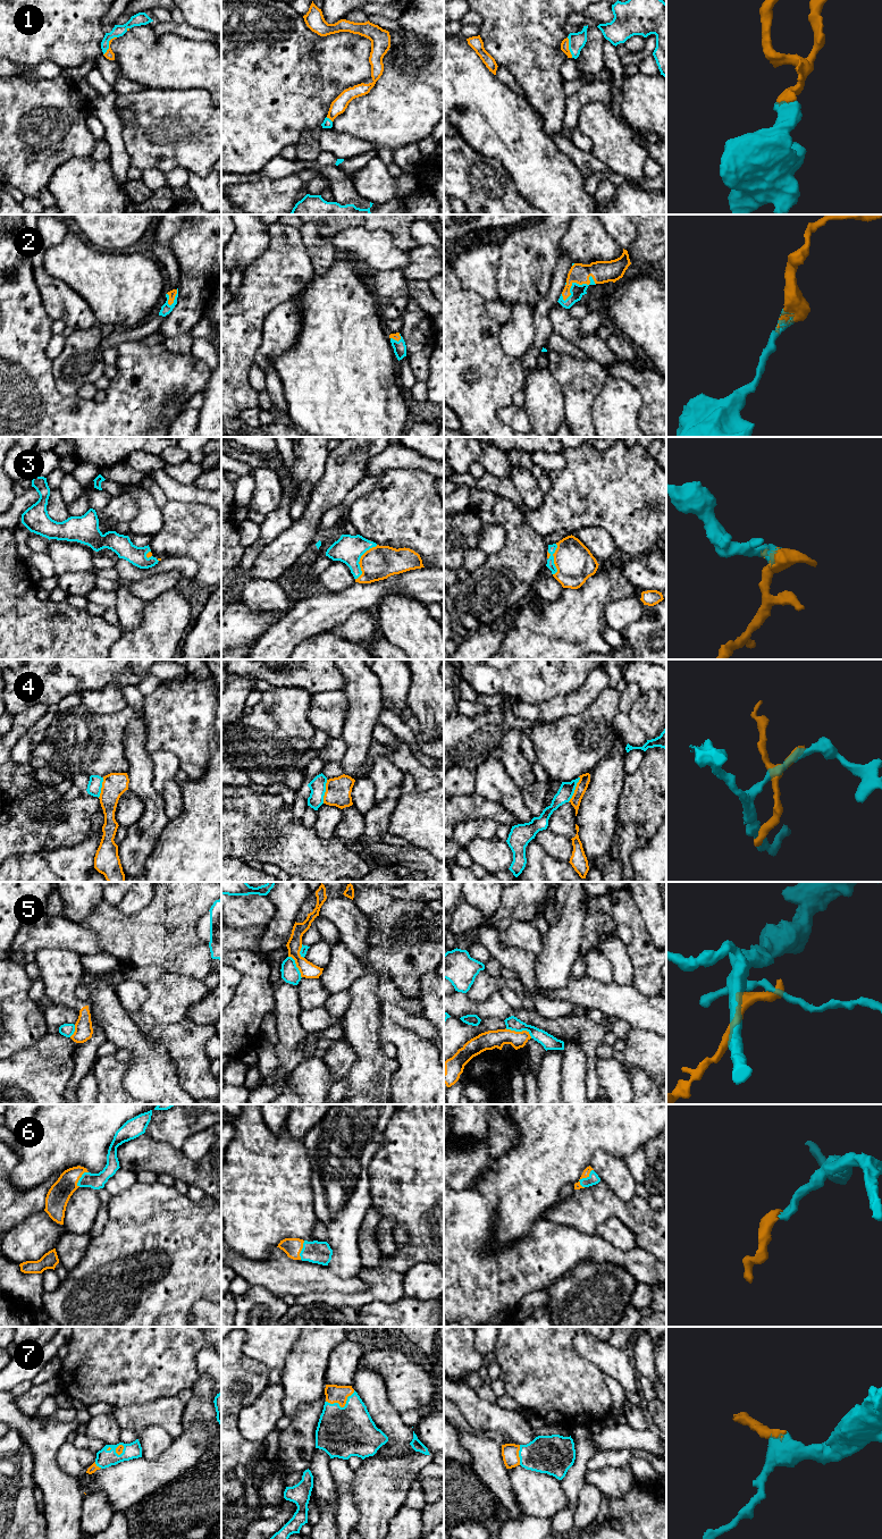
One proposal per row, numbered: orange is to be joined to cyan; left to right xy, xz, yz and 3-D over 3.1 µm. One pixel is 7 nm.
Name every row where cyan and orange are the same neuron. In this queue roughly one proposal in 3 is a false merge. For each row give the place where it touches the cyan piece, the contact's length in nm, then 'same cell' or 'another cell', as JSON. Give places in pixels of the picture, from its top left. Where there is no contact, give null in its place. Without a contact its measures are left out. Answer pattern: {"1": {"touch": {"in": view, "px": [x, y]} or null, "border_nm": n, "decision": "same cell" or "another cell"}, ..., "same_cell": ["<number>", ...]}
{"1": {"touch": {"in": "xy", "px": [108, 44]}, "border_nm": 160, "decision": "same cell"}, "2": {"touch": {"in": "yz", "px": [576, 283]}, "border_nm": 280, "decision": "same cell"}, "3": {"touch": {"in": "xz", "px": [359, 560]}, "border_nm": 300, "decision": "same cell"}, "4": {"touch": {"in": "yz", "px": [574, 789]}, "border_nm": 200, "decision": "another cell"}, "5": {"touch": {"in": "yz", "px": [519, 1031]}, "border_nm": 200, "decision": "another cell"}, "6": {"touch": {"in": "yz", "px": [582, 1178]}, "border_nm": 150, "decision": "same cell"}, "7": {"touch": {"in": "xz", "px": [342, 1407]}, "border_nm": 220, "decision": "same cell"}, "same_cell": ["1", "2", "3", "6", "7"]}

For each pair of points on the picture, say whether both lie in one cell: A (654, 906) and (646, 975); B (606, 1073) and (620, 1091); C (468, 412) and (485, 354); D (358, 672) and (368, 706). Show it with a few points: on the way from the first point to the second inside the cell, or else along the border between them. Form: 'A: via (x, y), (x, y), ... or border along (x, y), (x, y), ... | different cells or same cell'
A: border along (640, 913), (645, 928), (654, 944) | different cells
B: via (611, 1077), (618, 1086) | same cell
C: via (475, 397), (476, 369) | same cell
D: via (360, 680), (364, 698) | same cell

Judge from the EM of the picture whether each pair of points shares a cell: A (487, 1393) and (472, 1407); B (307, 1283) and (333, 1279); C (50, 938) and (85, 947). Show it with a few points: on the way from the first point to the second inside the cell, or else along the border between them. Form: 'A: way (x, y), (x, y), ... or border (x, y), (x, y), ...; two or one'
A: border (476, 1392), (482, 1398), (495, 1403); two
B: way (313, 1279), (326, 1279); one
C: way (59, 938), (76, 939); one

